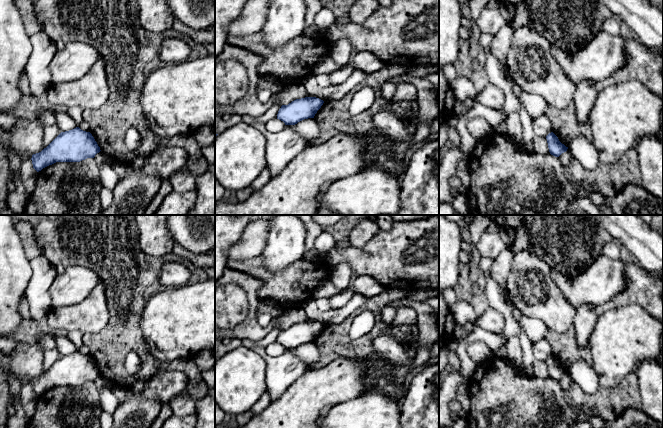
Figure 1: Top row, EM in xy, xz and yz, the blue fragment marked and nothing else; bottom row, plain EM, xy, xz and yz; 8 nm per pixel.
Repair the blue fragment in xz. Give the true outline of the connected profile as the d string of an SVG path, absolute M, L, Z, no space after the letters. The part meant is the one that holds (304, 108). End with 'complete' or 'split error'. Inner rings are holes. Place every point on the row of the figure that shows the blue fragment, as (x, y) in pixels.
M305 97L296 99L288 105L282 105L278 111L277 119L285 125L295 125L298 122L314 118L324 101L316 97Z; complete

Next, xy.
M76 127L61 132L41 152L33 154L31 160L33 168L39 172L56 162L80 162L94 158L100 151L92 134Z; complete

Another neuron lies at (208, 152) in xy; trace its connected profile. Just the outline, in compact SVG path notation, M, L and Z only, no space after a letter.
M213 144L207 147L202 147L201 151L209 163L215 162L215 146Z

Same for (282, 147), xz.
M285 125L282 131L277 133L268 132L265 136L267 139L265 157L271 178L280 174L283 168L309 145L309 143L294 130L294 125Z

